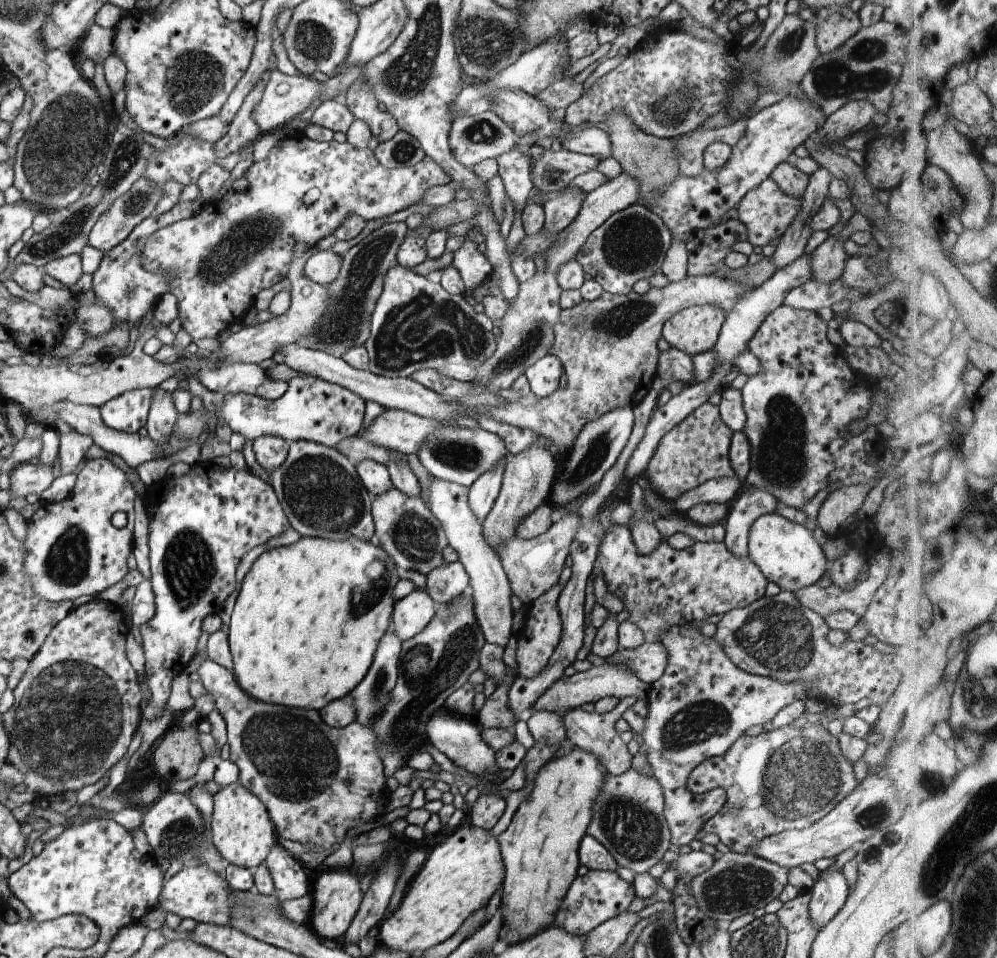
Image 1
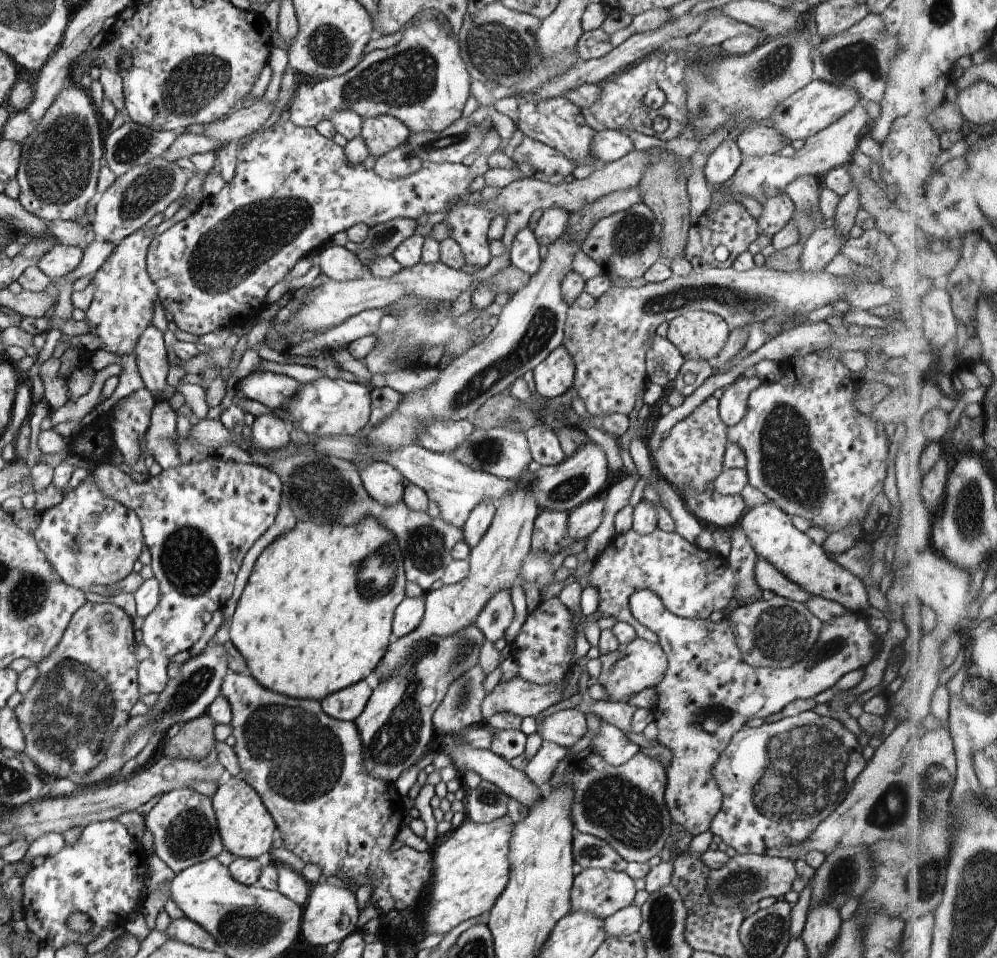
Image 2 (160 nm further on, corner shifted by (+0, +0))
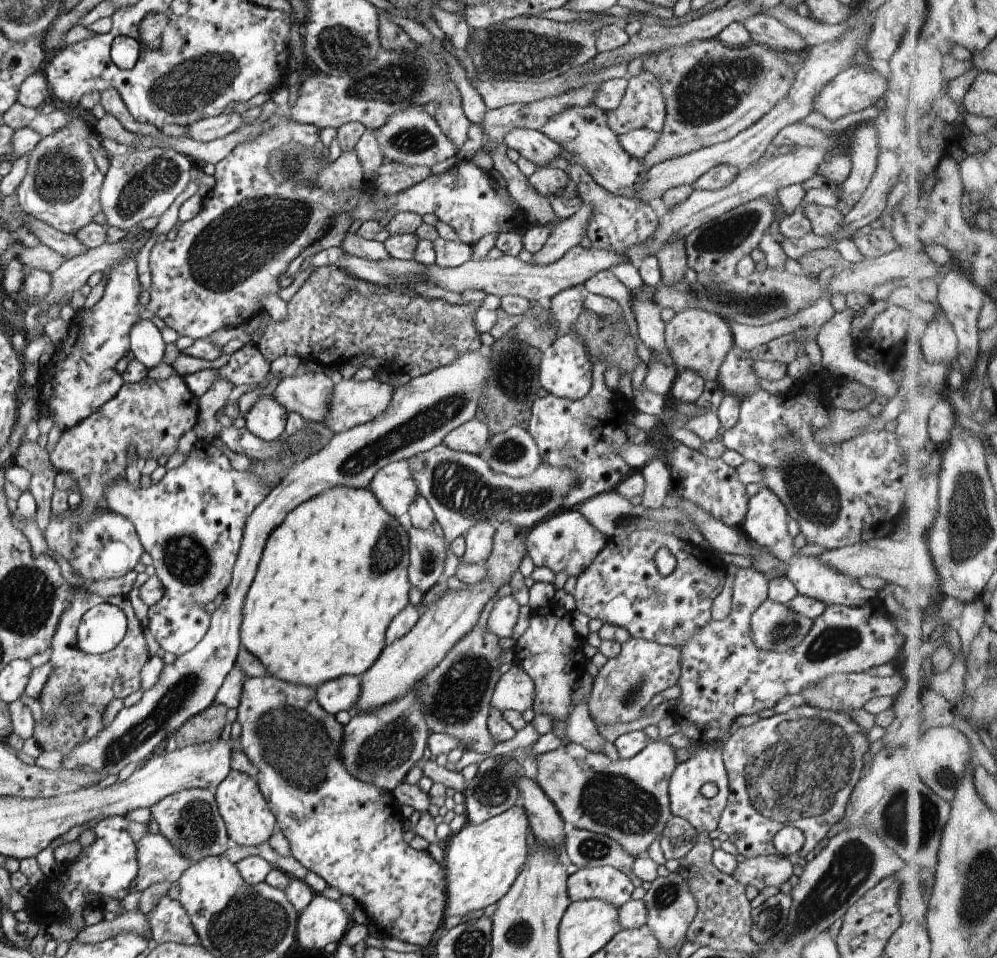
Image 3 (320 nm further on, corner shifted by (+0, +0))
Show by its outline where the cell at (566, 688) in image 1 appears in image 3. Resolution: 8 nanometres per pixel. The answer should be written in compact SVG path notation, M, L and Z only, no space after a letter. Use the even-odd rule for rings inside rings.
M513 663L512 668L501 674L498 680L490 708L494 710L516 711L522 715L526 710L531 709L534 704L534 686L530 676L517 663Z

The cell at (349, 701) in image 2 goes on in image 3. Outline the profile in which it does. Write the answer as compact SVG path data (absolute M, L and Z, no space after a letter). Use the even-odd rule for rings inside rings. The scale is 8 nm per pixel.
M342 676L328 680L326 684L318 686L315 690L318 704L334 716L340 711L352 714L352 710L356 710L354 706L362 690L361 682L359 676Z

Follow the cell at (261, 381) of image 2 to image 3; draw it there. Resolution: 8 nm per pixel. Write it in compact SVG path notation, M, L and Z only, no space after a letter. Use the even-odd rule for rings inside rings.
M303 372L302 375L280 380L276 390L272 393L274 400L284 406L287 413L294 412L300 414L304 421L324 423L324 416L330 412L330 398L332 398L332 388L335 385L325 372Z

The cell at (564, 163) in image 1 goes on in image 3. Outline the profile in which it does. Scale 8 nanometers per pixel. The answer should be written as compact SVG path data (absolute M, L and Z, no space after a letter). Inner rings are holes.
M514 128L506 134L504 143L509 149L516 150L524 160L536 164L536 168L550 166L552 159L561 156L561 147L540 131Z

